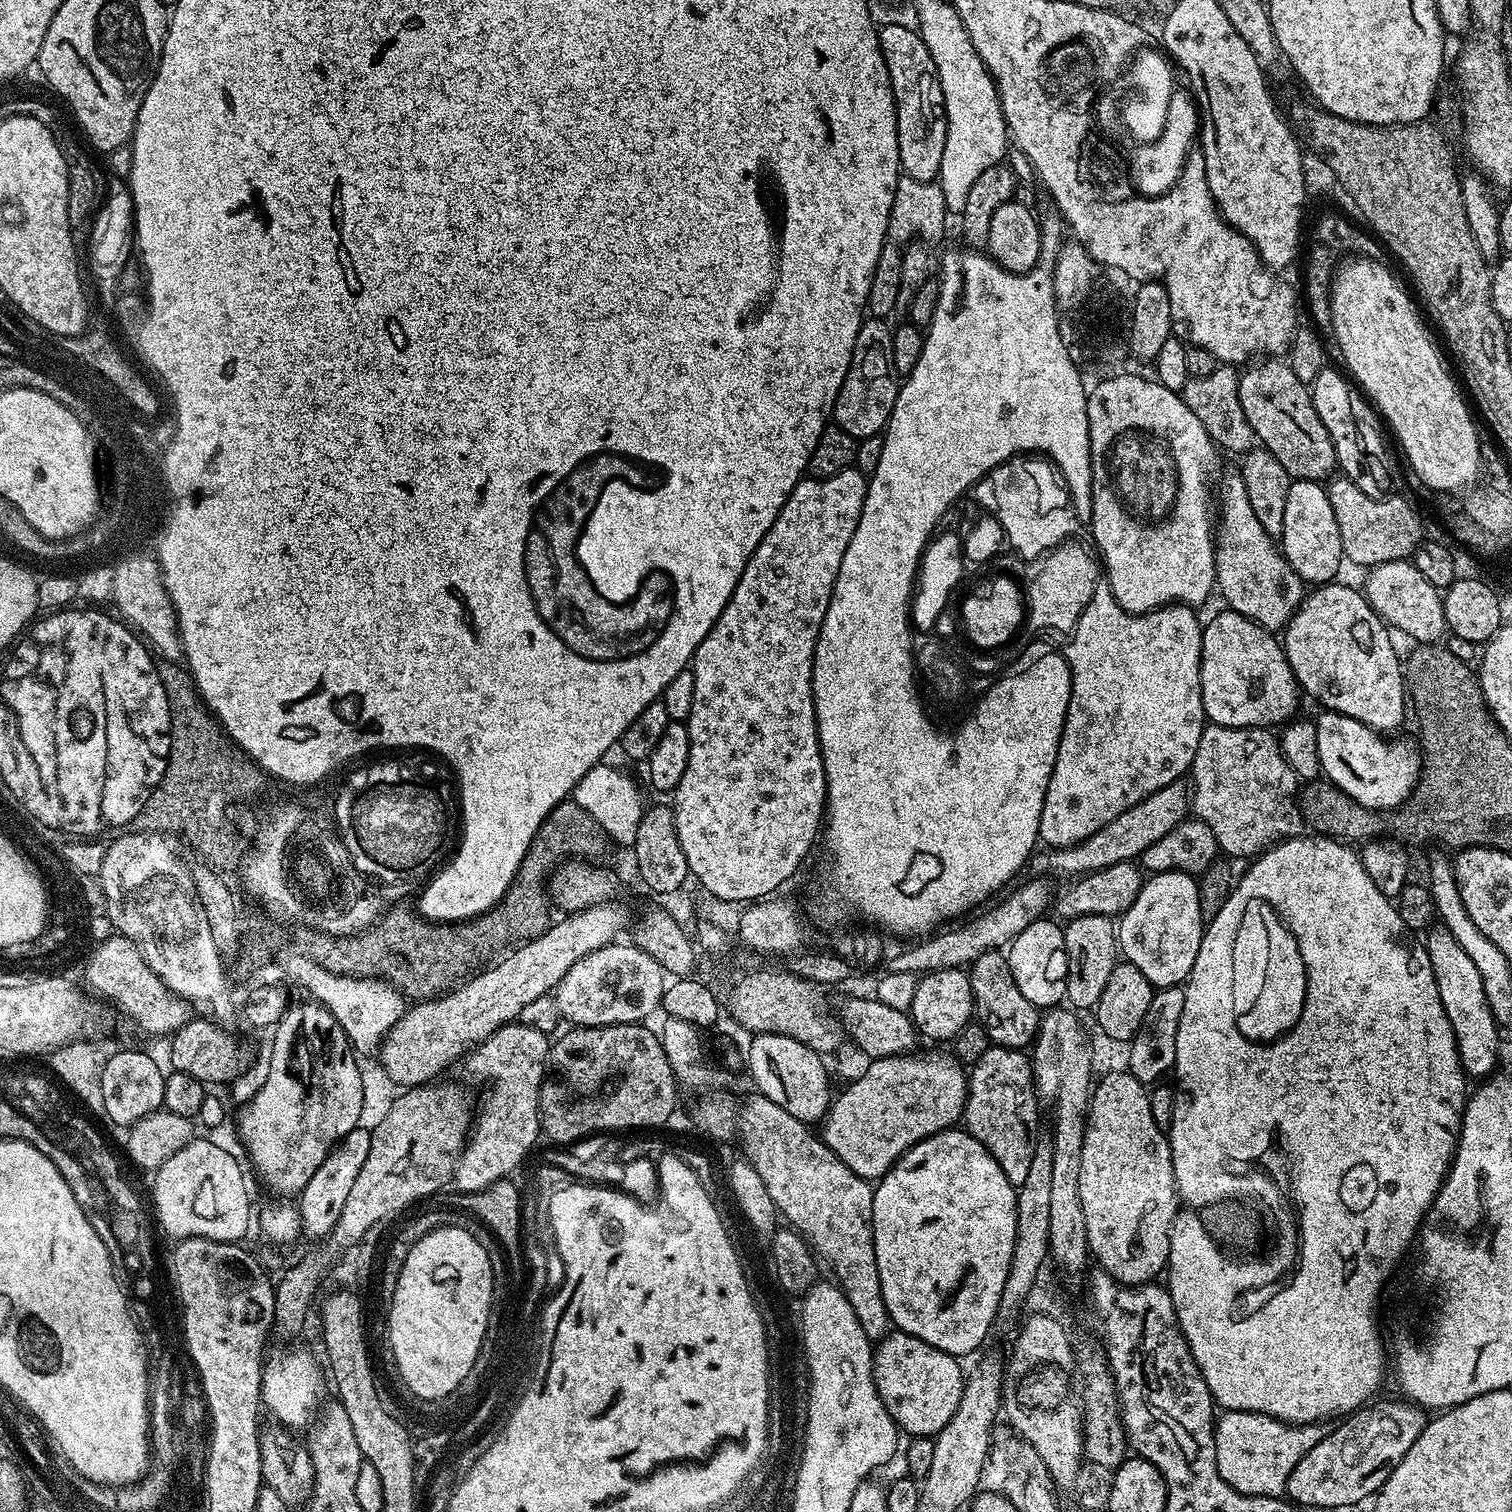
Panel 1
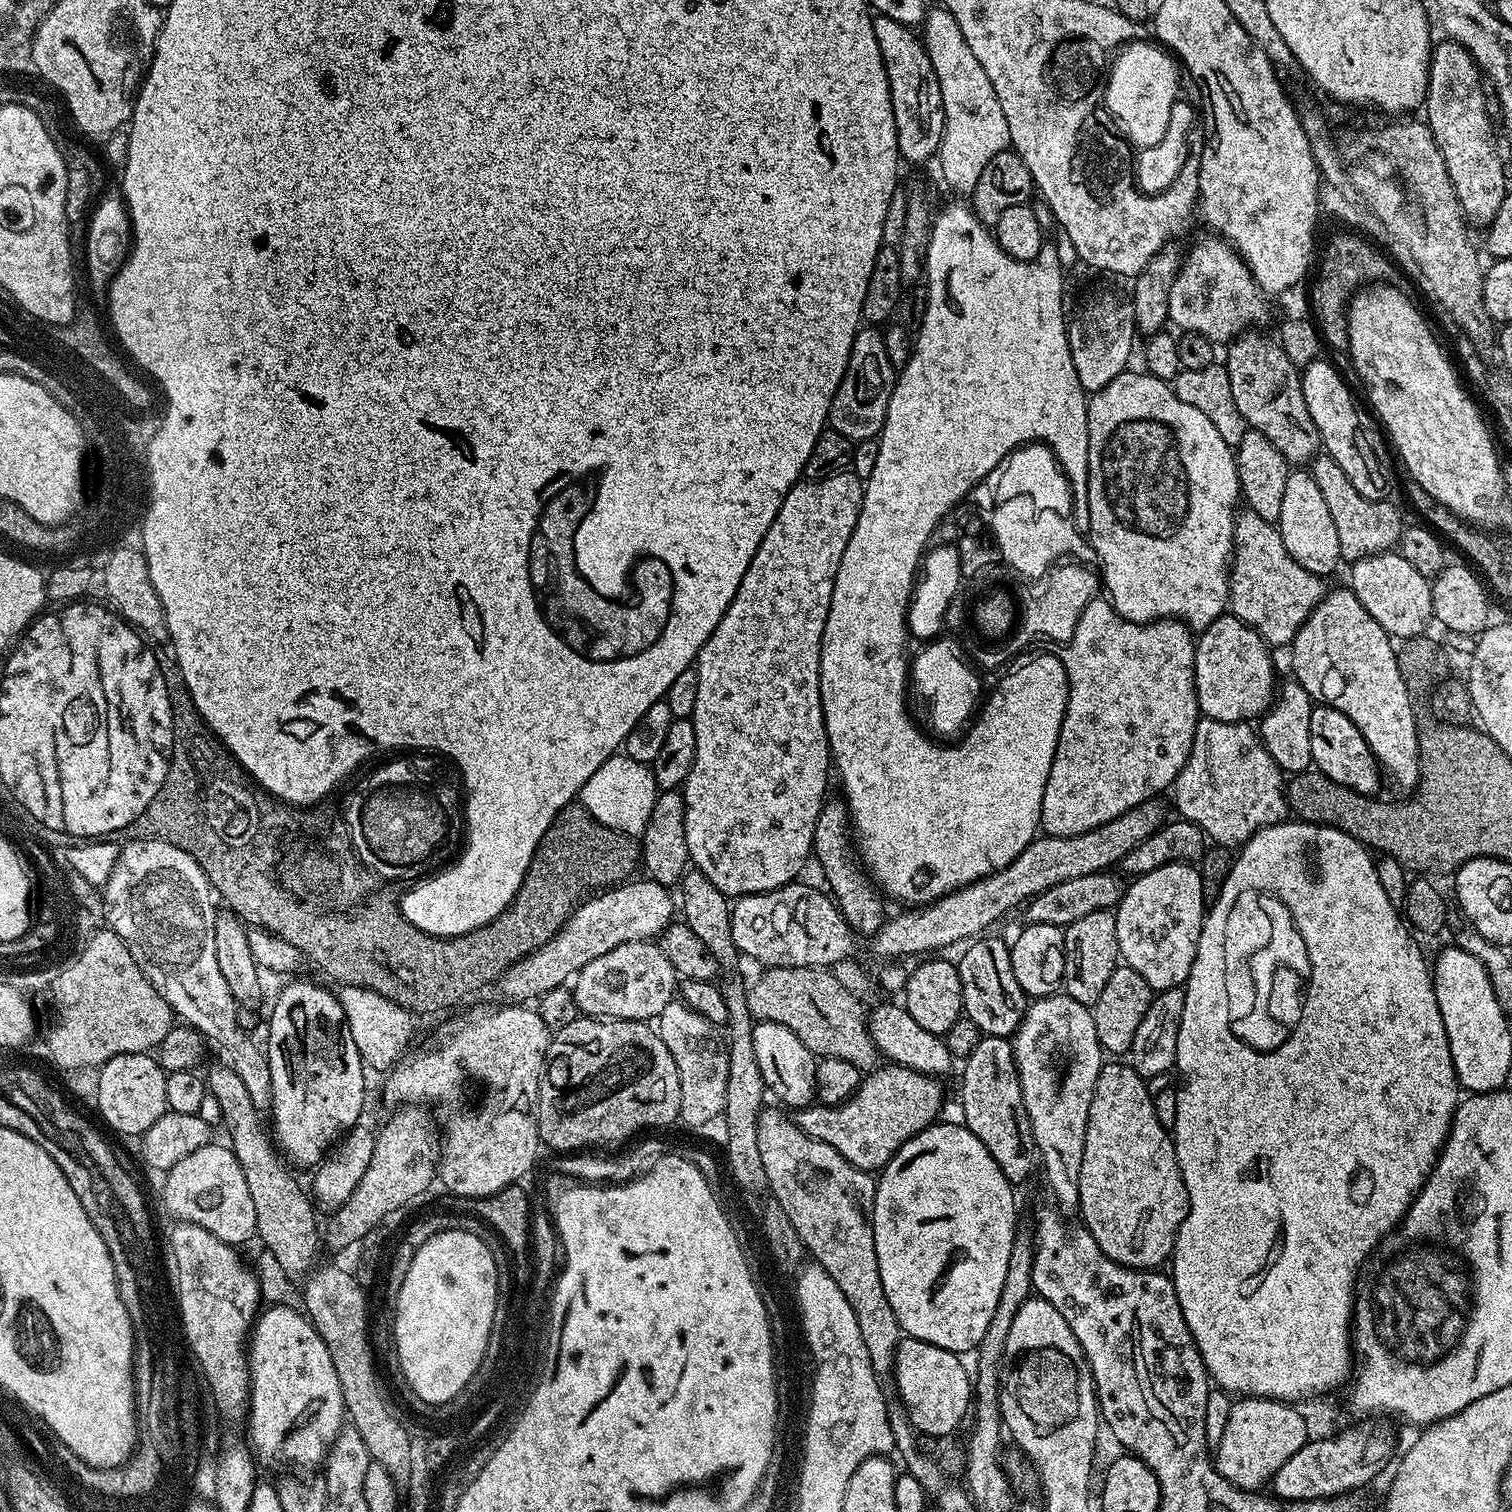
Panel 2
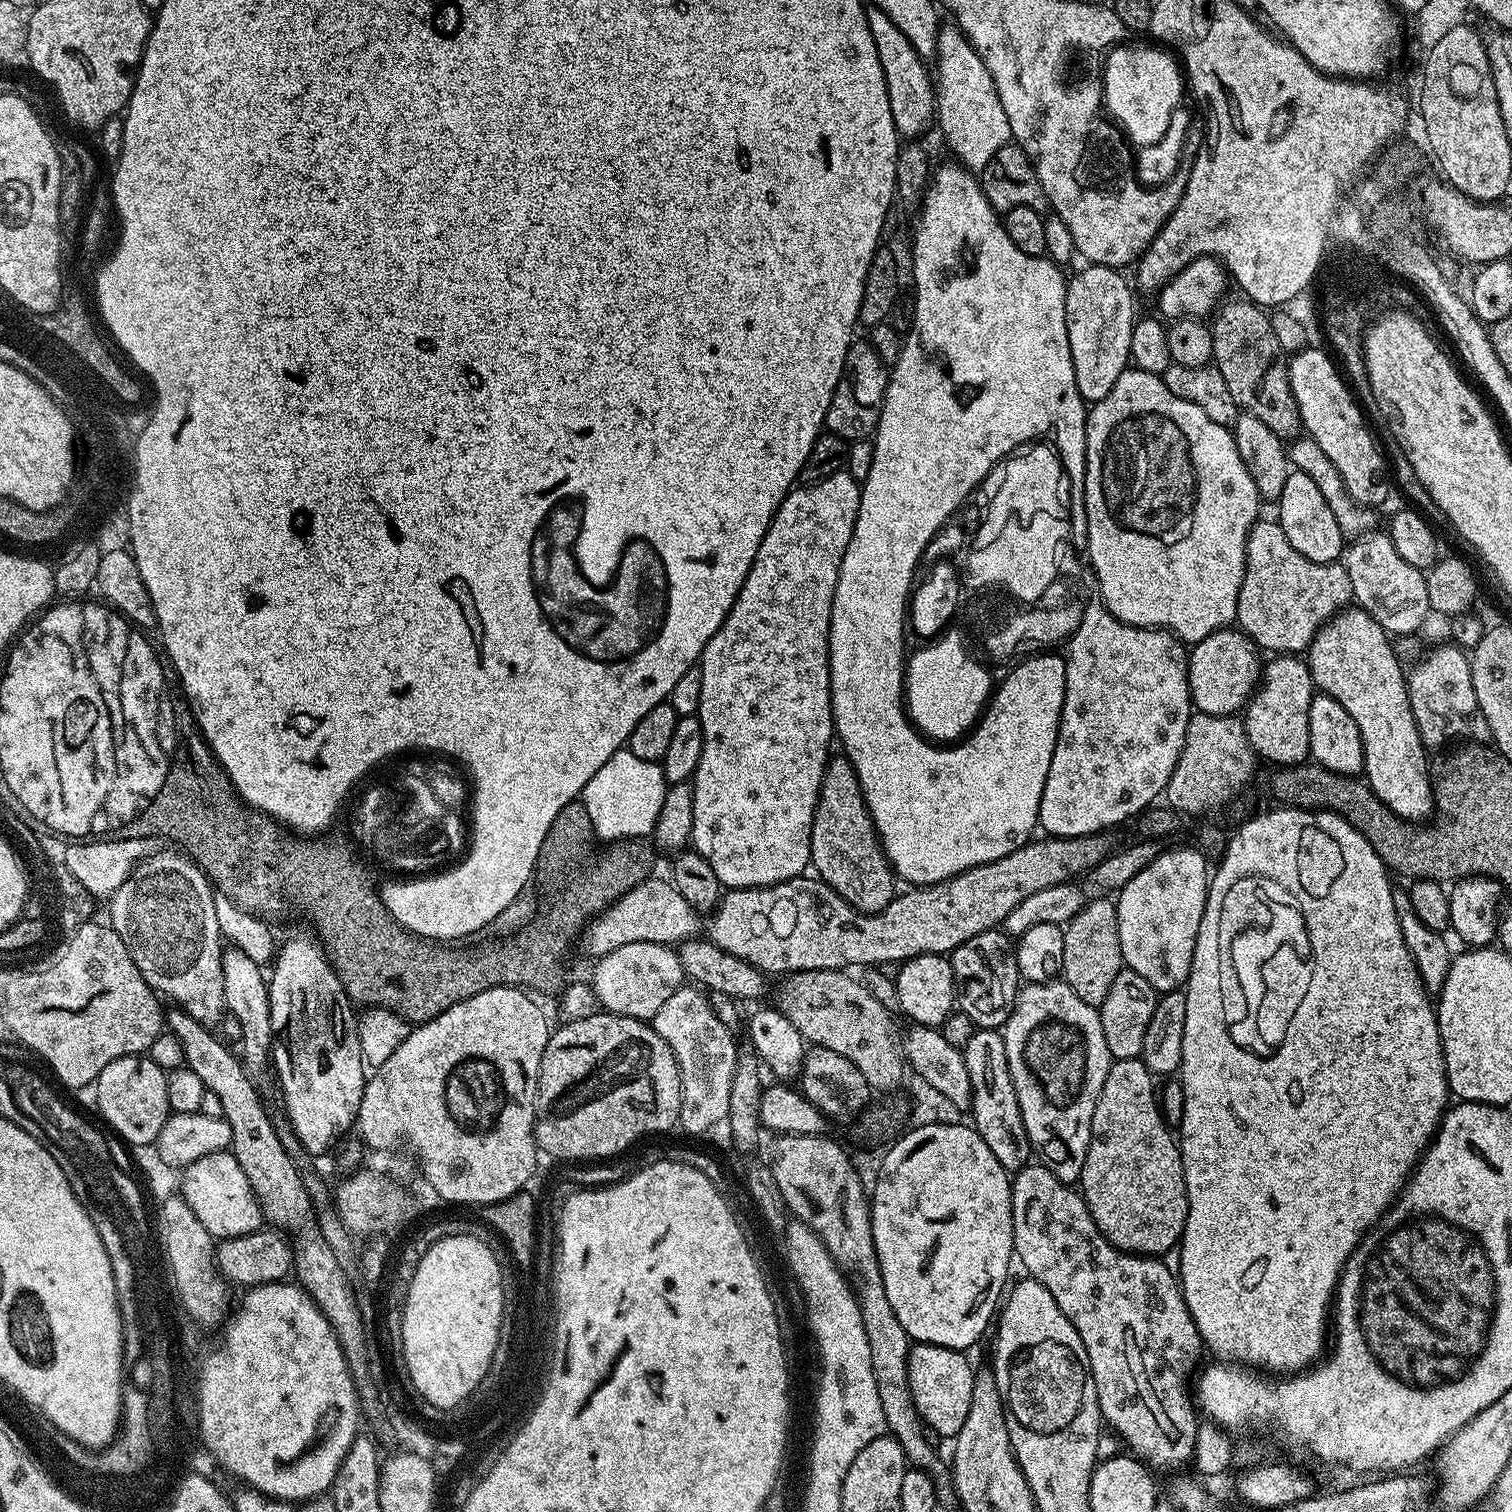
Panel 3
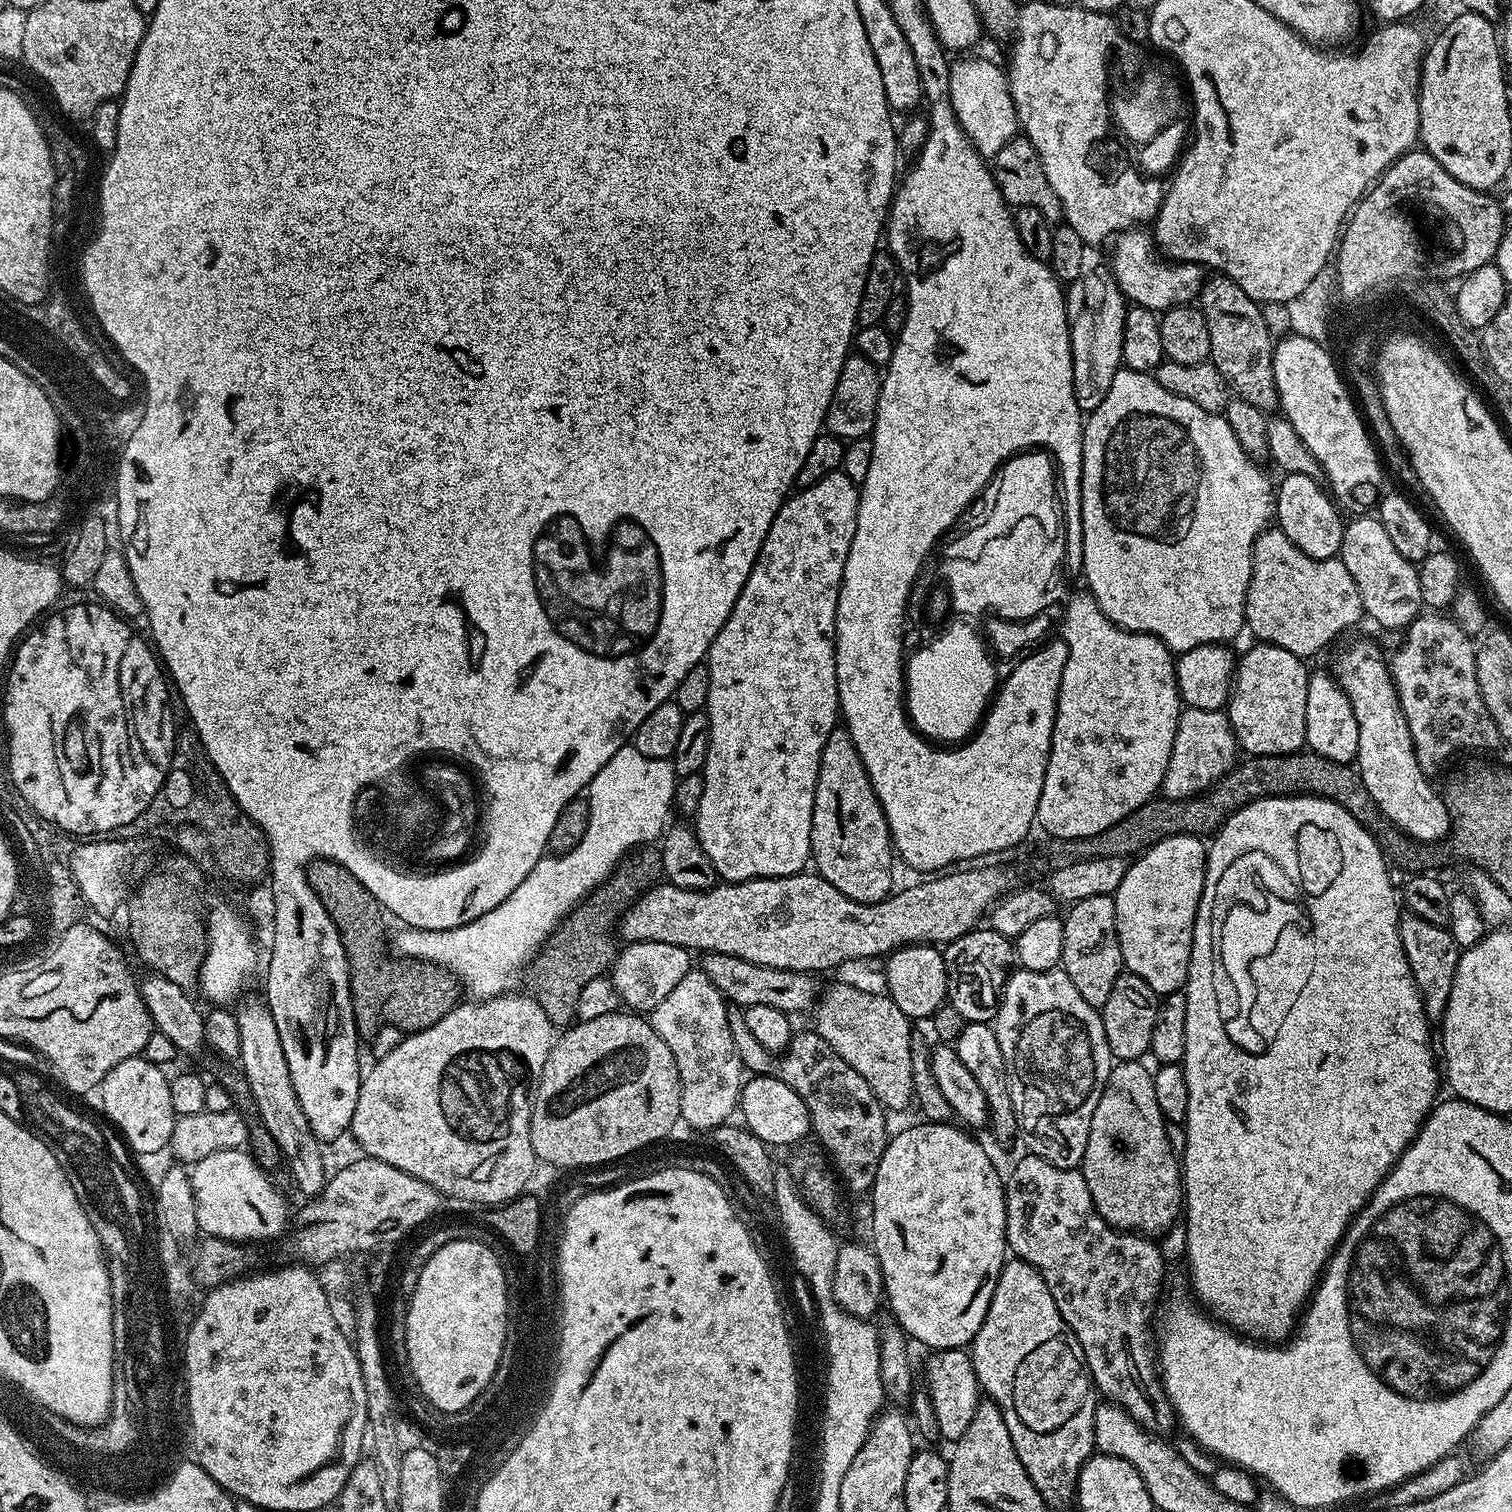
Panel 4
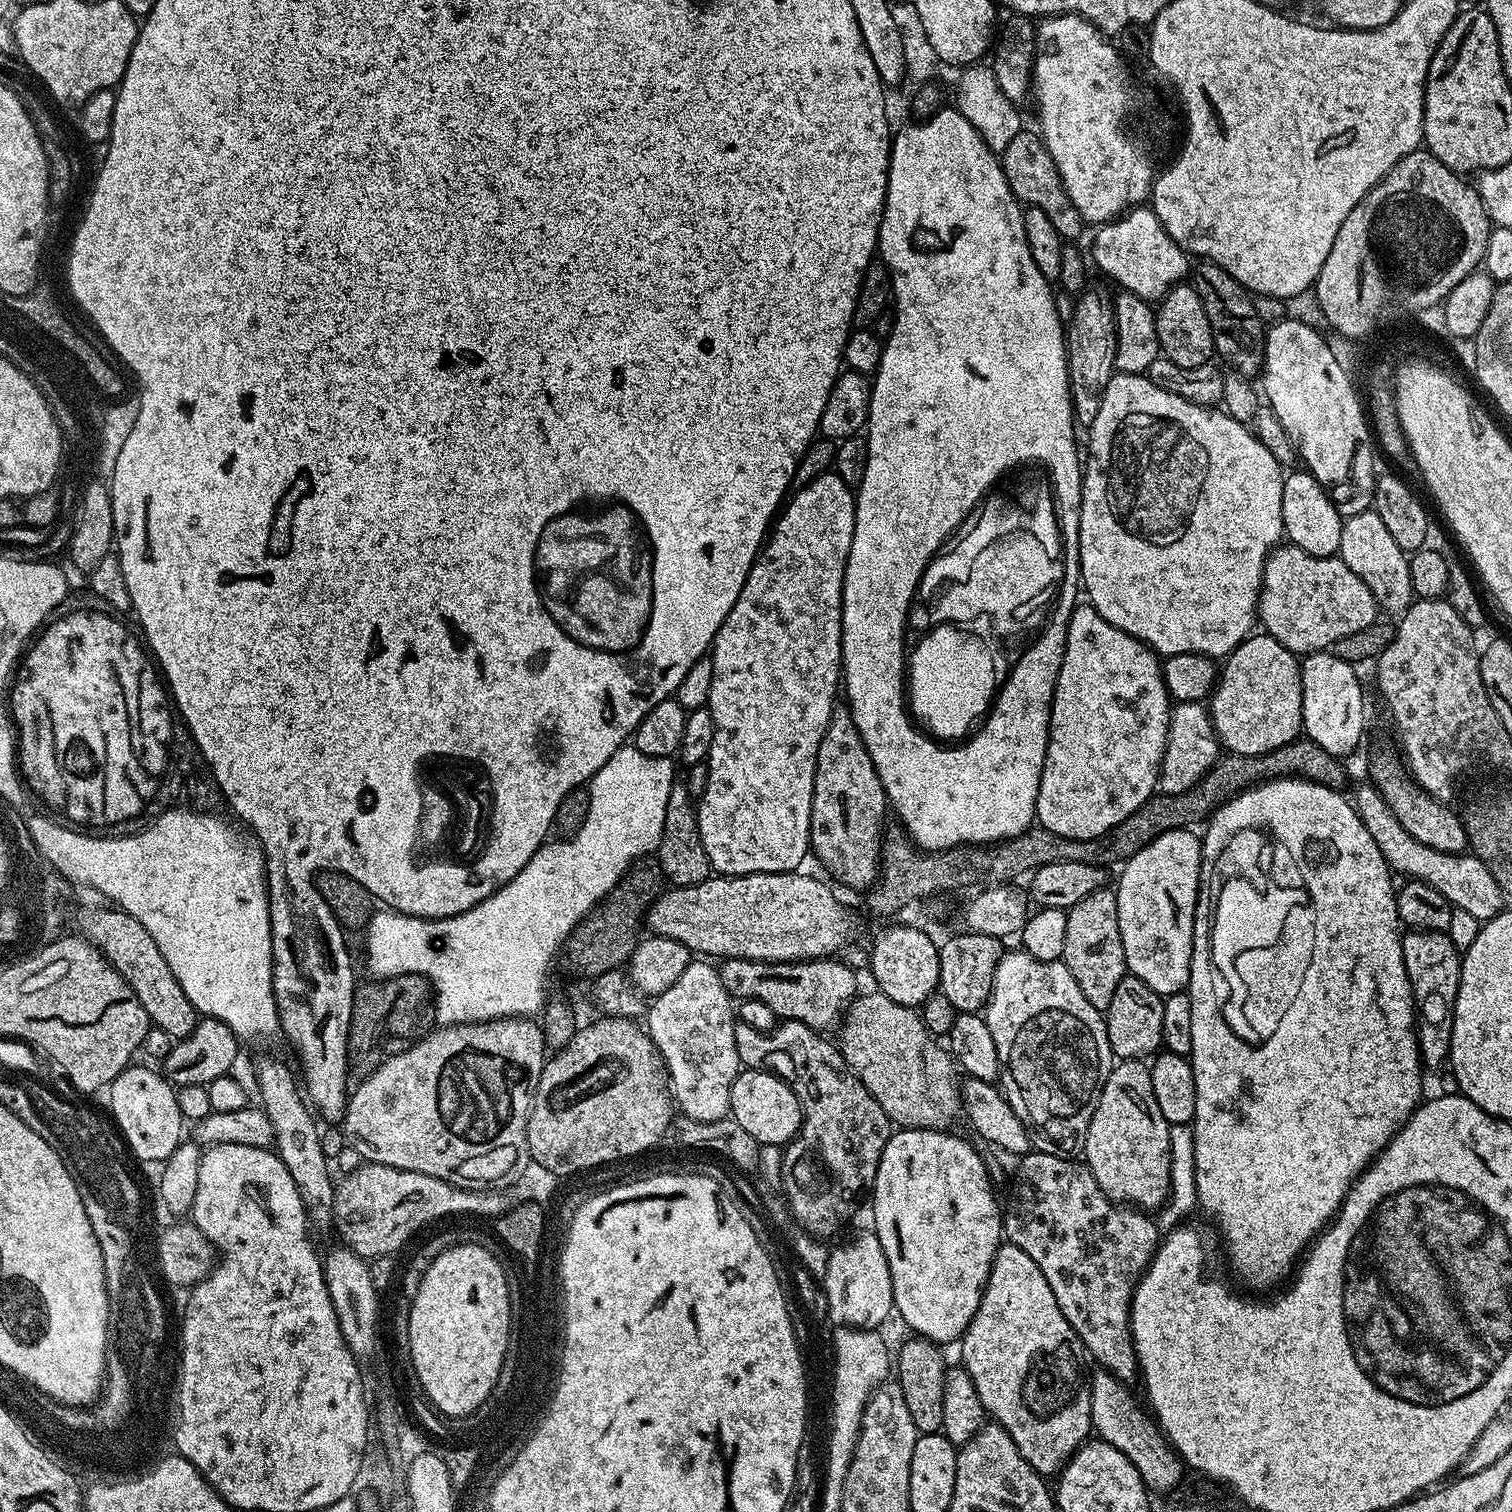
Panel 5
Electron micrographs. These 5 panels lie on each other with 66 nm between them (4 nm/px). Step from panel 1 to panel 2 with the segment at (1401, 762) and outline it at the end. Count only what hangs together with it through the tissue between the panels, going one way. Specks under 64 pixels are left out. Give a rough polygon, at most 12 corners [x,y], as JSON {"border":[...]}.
{"border":[[1313,707],[1315,771],[1367,796],[1382,769],[1358,726]]}

